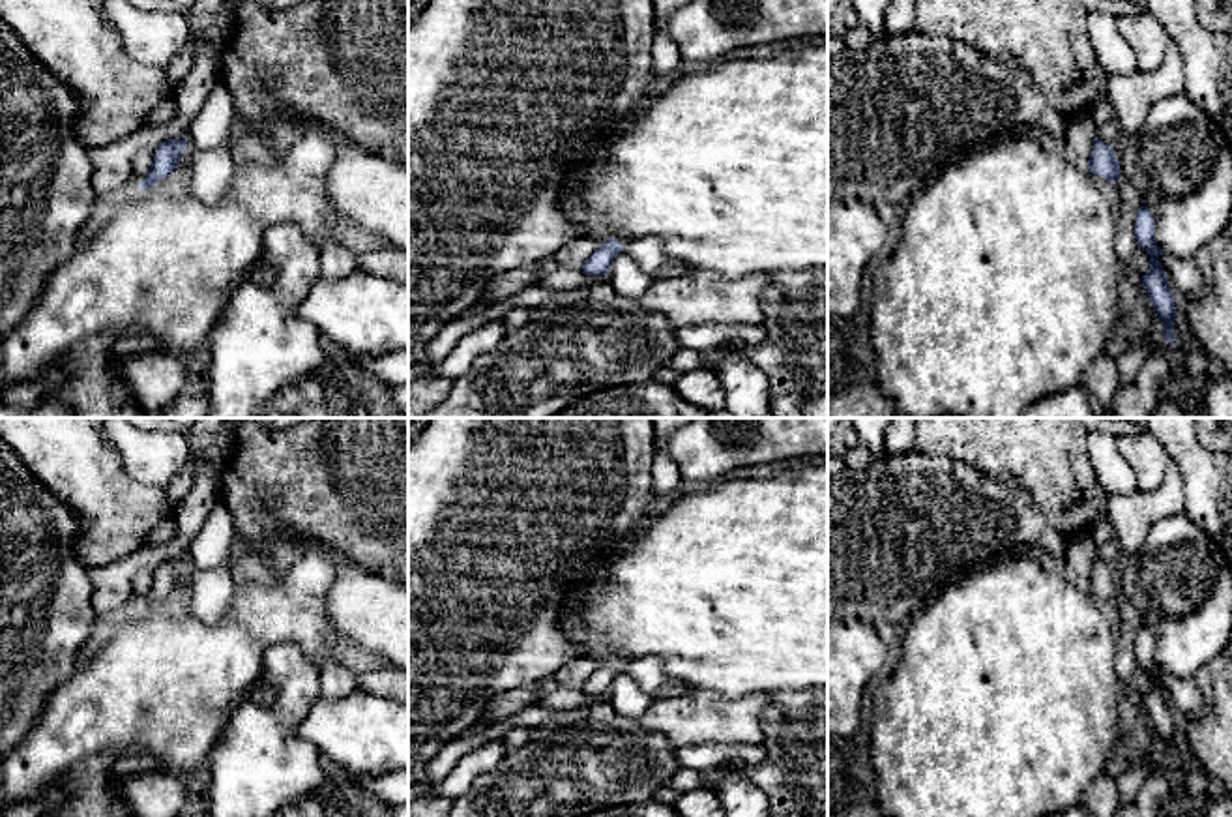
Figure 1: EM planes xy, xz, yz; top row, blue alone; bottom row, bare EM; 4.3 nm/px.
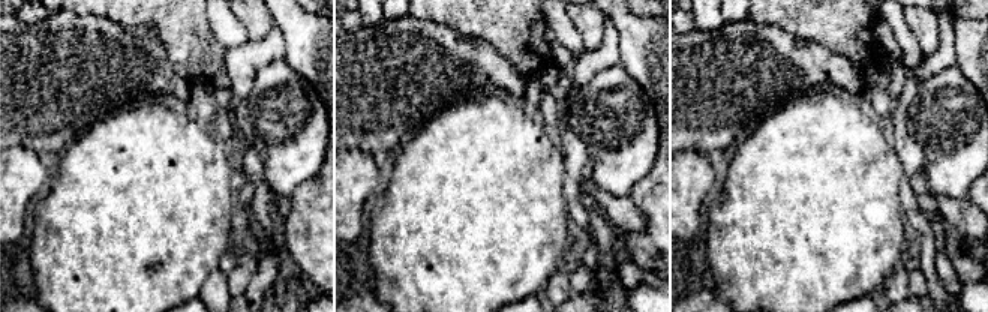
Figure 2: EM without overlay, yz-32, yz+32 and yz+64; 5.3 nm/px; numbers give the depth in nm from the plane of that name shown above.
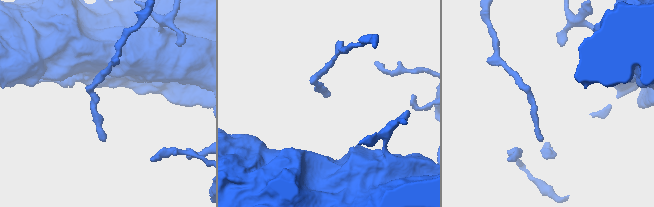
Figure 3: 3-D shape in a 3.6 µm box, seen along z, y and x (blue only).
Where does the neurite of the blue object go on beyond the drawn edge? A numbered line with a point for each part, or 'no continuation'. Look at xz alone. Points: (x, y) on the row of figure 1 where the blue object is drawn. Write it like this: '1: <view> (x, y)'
no continuation

